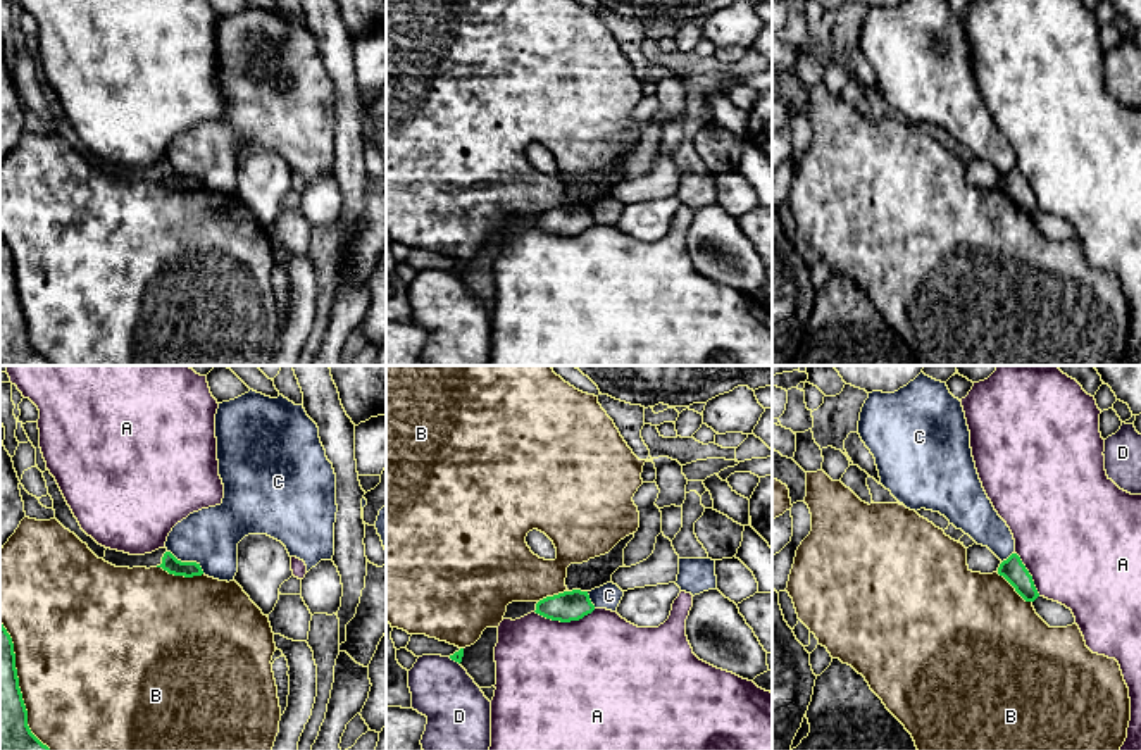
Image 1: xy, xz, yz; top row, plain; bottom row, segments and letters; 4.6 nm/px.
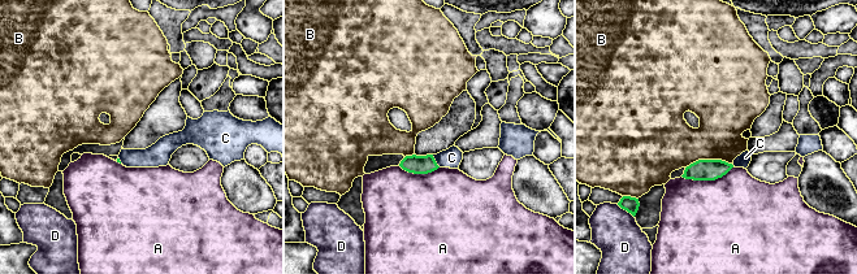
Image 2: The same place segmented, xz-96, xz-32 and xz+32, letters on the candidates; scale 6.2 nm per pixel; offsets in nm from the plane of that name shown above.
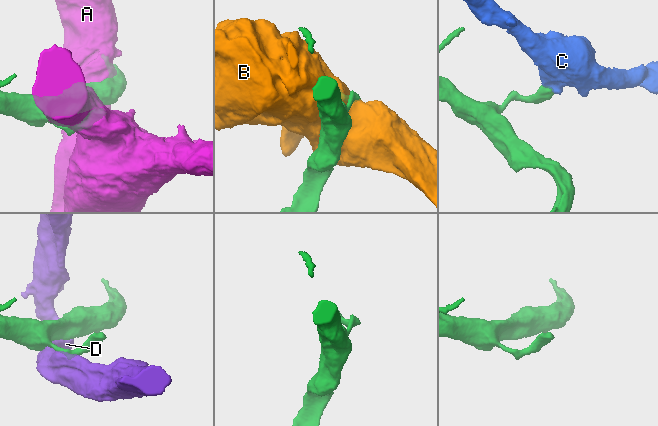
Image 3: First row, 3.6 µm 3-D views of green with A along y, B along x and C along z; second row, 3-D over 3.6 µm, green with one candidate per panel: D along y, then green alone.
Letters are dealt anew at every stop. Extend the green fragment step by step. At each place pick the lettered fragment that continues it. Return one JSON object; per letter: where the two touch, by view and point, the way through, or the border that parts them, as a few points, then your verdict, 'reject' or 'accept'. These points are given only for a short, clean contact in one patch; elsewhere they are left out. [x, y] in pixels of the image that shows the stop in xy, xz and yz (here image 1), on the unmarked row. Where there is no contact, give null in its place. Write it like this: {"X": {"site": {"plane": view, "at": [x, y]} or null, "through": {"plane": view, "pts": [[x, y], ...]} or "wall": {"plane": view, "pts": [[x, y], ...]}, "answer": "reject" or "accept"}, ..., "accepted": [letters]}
{"A": {"site": {"plane": "xz", "at": [564, 235]}, "answer": "reject"}, "B": {"site": {"plane": "xy", "at": [180, 188]}, "answer": "reject"}, "C": {"site": {"plane": "xy", "at": [187, 176]}, "wall": {"plane": "xy", "pts": [[168, 164], [181, 174], [193, 174], [204, 187]]}, "answer": "reject"}, "D": {"site": {"plane": "xz", "at": [454, 273]}, "answer": "reject"}, "accepted": []}

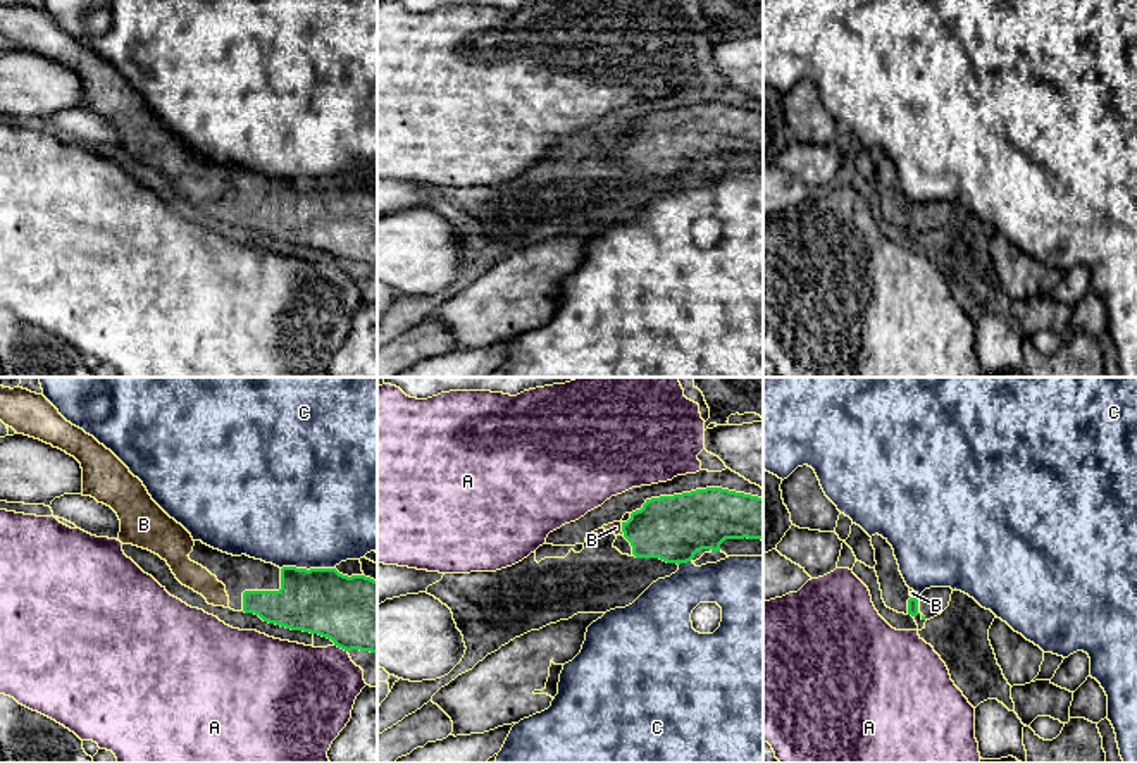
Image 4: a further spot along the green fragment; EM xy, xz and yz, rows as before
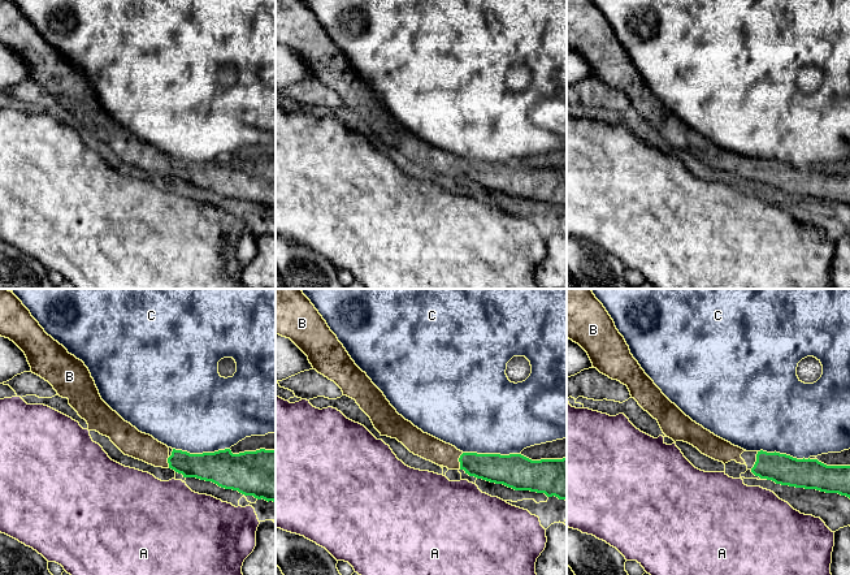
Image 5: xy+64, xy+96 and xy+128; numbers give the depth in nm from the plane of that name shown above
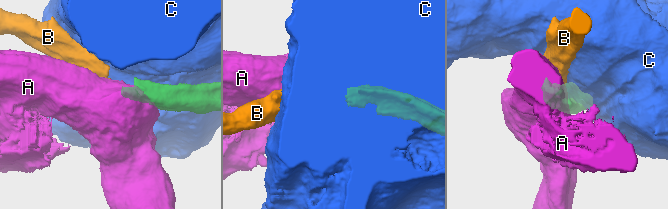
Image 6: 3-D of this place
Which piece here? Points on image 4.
{"A": {"site": {"plane": "xy", "at": [341, 262]}, "wall": {"plane": "xy", "pts": [[335, 259], [347, 266]]}, "answer": "reject"}, "B": {"site": {"plane": "xz", "at": [622, 142]}, "through": {"plane": "xz", "pts": [[676, 142], [622, 142], [615, 142]]}, "answer": "accept"}, "C": {"site": {"plane": "xy", "at": [305, 183]}, "answer": "reject"}, "accepted": ["B"]}

